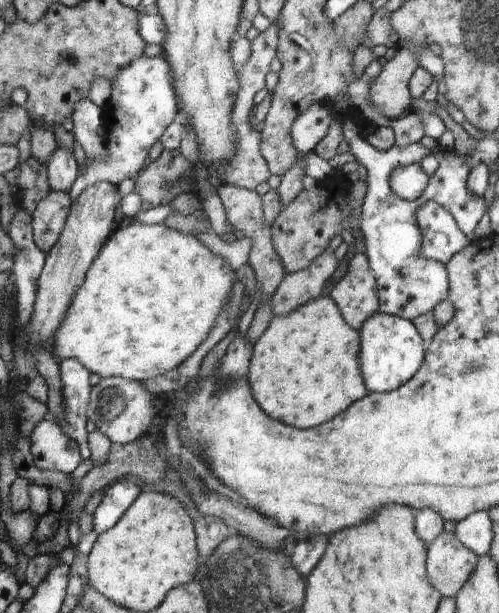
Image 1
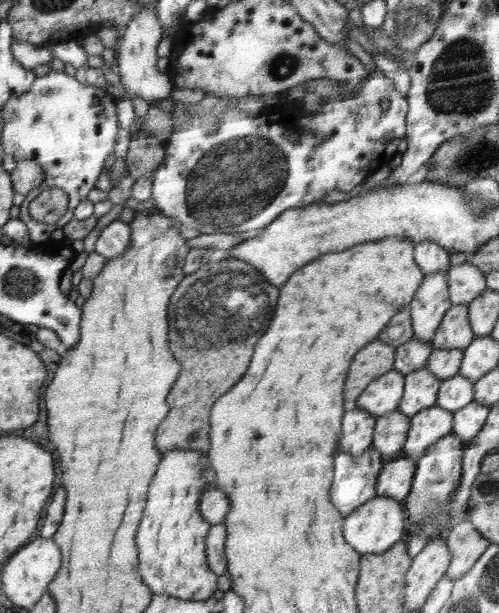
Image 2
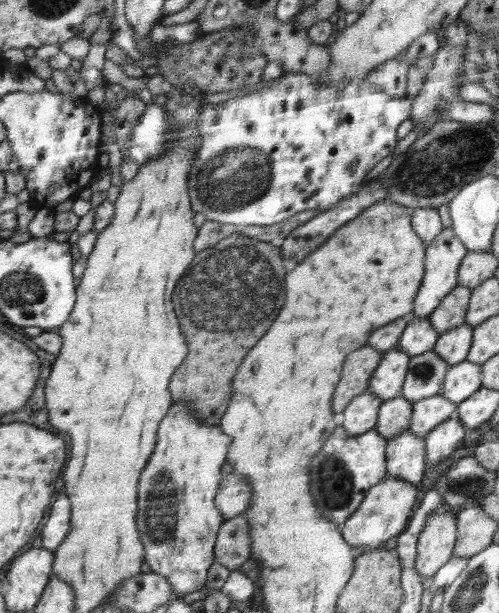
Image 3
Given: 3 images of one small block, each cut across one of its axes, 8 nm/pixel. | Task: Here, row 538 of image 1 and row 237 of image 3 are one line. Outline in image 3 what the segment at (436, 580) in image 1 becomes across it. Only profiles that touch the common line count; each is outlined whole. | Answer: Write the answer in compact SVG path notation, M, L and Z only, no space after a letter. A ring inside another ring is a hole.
M452 227L443 228L440 234L426 246L426 274L423 276L423 284L419 288L419 294L415 298L415 308L412 316L428 319L434 314L435 308L458 284L459 267L466 258L467 245L455 235Z

